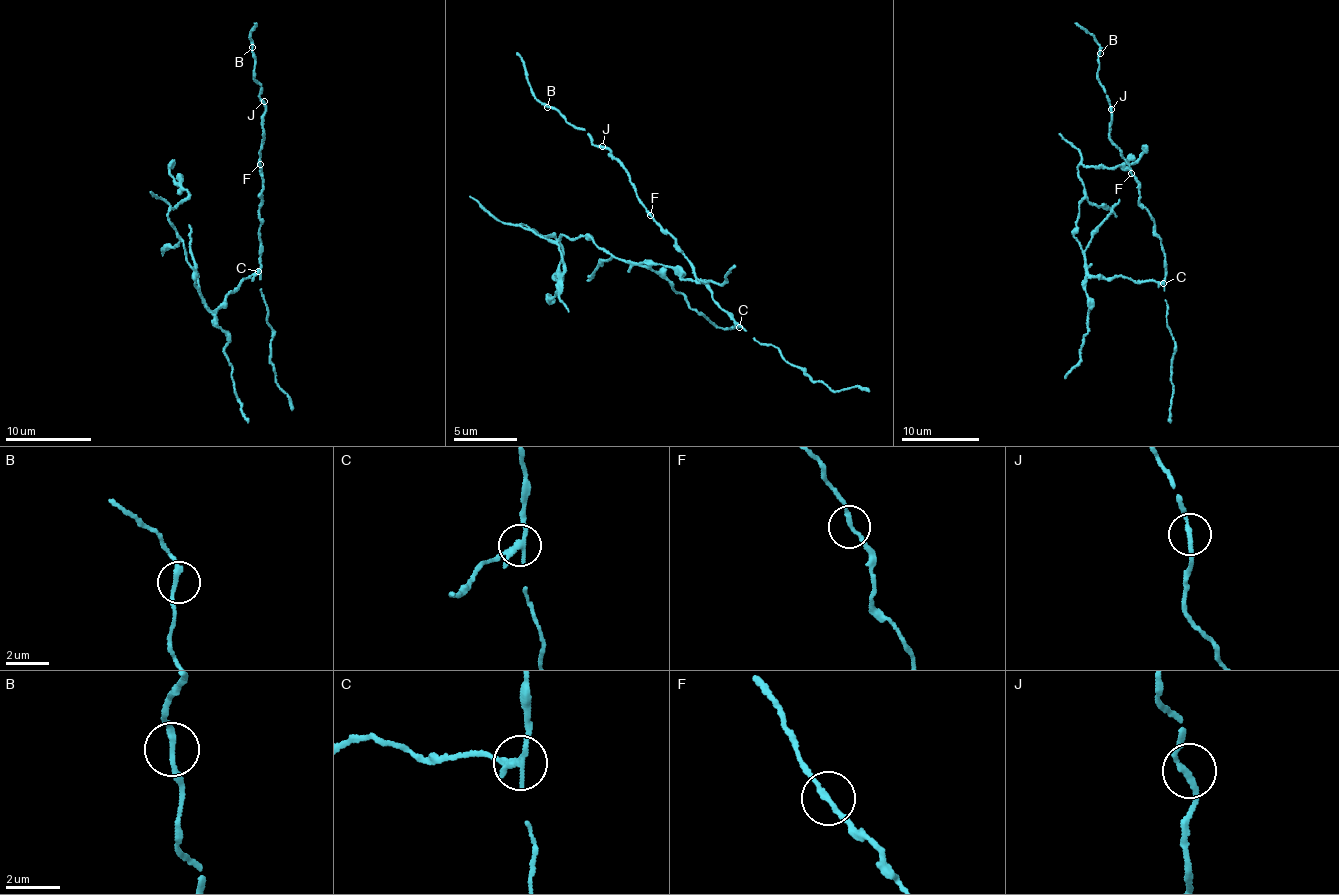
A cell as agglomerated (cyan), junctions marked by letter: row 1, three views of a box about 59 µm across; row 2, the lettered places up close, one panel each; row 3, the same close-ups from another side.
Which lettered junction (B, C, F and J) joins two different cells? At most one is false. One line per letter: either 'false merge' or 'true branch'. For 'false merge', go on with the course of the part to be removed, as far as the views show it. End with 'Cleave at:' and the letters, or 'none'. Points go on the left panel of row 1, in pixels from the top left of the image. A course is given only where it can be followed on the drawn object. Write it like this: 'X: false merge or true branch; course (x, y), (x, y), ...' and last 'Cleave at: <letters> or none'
B: true branch
C: false merge; course (259, 272), (242, 278), (212, 311), (167, 214), (189, 192), (169, 167), (173, 159)
F: true branch
J: true branch
Cleave at: C

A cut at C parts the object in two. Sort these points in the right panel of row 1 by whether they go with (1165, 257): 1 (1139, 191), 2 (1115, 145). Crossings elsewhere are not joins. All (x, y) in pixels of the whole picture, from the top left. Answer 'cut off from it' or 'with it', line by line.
1: with it
2: with it

